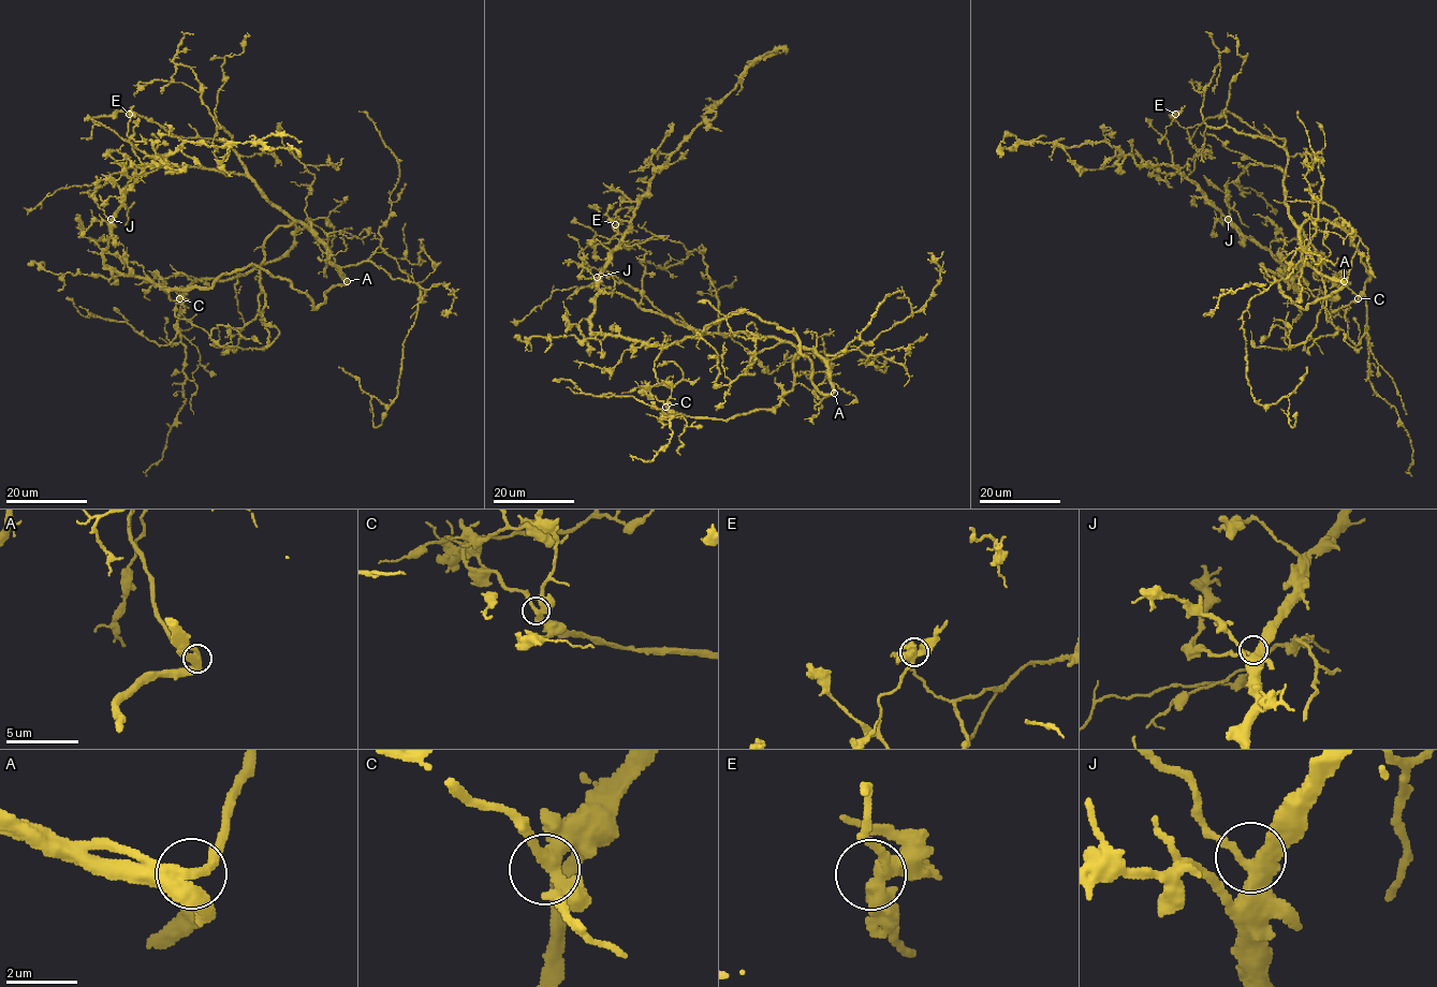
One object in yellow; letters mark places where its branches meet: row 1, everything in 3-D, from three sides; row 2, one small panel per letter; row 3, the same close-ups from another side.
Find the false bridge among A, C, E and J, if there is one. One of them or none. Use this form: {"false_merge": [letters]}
{"false_merge": []}

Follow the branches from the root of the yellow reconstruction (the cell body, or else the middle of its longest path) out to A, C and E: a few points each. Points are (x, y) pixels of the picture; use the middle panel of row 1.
A: (683, 415), (727, 420), (772, 410), (792, 387), (792, 358), (800, 349), (810, 349), (823, 359), (834, 393)
C: (683, 415), (665, 407)
E: (683, 415), (649, 392), (661, 347), (591, 330), (599, 273), (629, 222), (614, 214), (615, 224)

